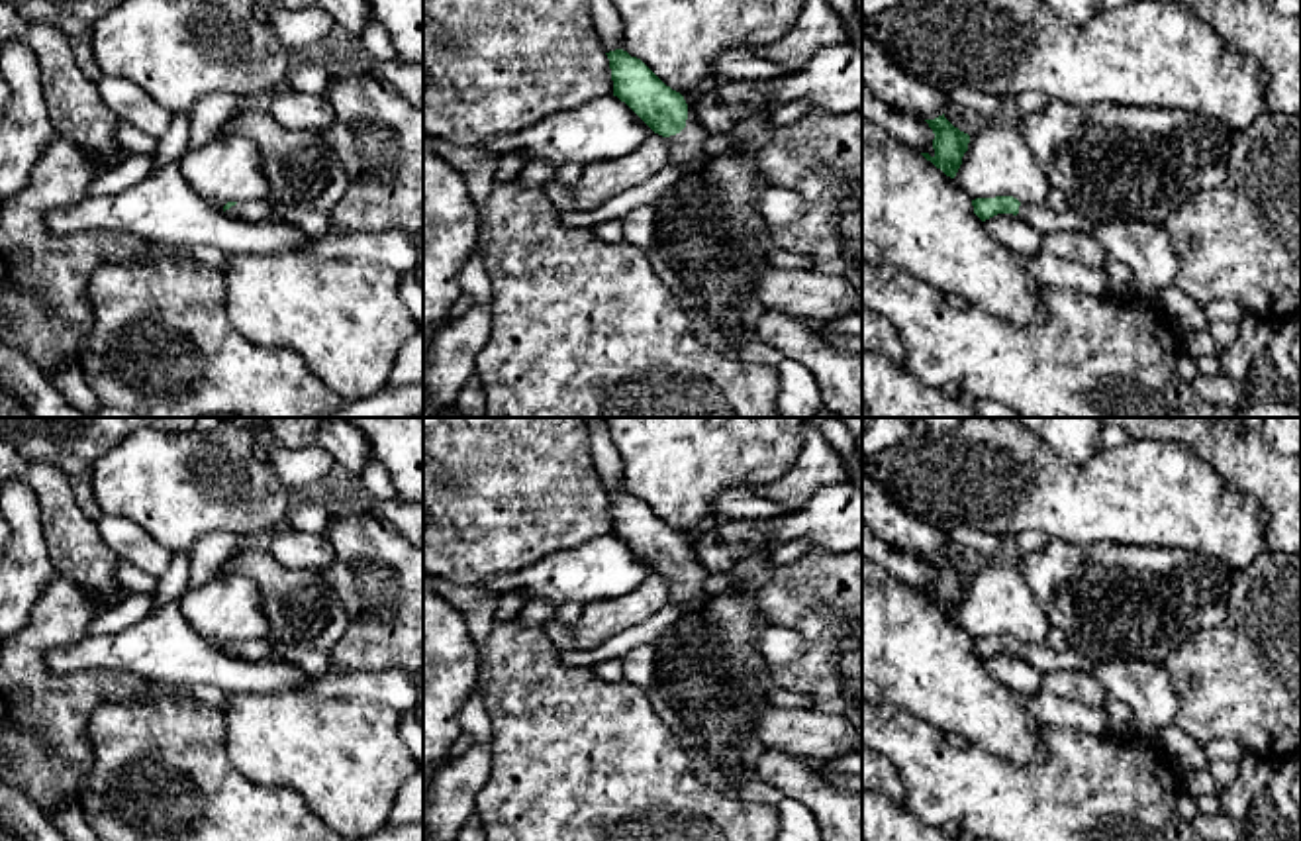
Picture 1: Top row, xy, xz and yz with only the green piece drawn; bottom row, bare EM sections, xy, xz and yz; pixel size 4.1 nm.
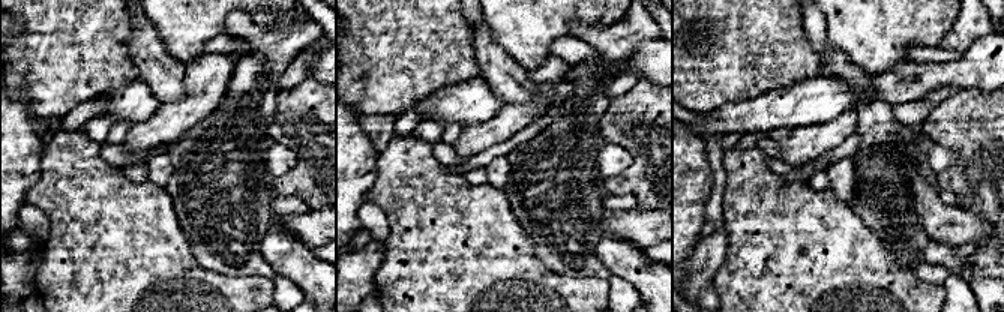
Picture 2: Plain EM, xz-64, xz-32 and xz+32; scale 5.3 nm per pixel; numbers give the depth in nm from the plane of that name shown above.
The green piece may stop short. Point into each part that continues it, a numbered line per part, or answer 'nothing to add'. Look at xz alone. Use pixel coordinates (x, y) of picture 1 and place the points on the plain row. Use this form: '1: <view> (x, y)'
1: xz (688, 587)

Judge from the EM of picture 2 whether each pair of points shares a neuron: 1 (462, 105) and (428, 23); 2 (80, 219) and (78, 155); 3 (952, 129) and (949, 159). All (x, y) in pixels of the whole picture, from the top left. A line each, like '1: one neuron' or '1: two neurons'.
1: two neurons
2: one neuron
3: two neurons

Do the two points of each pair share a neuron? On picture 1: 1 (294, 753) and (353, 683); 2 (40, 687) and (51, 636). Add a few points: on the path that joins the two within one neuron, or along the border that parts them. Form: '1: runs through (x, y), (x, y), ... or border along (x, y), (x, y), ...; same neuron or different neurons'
1: border along (300, 691), (312, 696), (375, 698), (385, 706); different neurons
2: runs through (36, 675), (36, 651), (40, 647); same neuron

